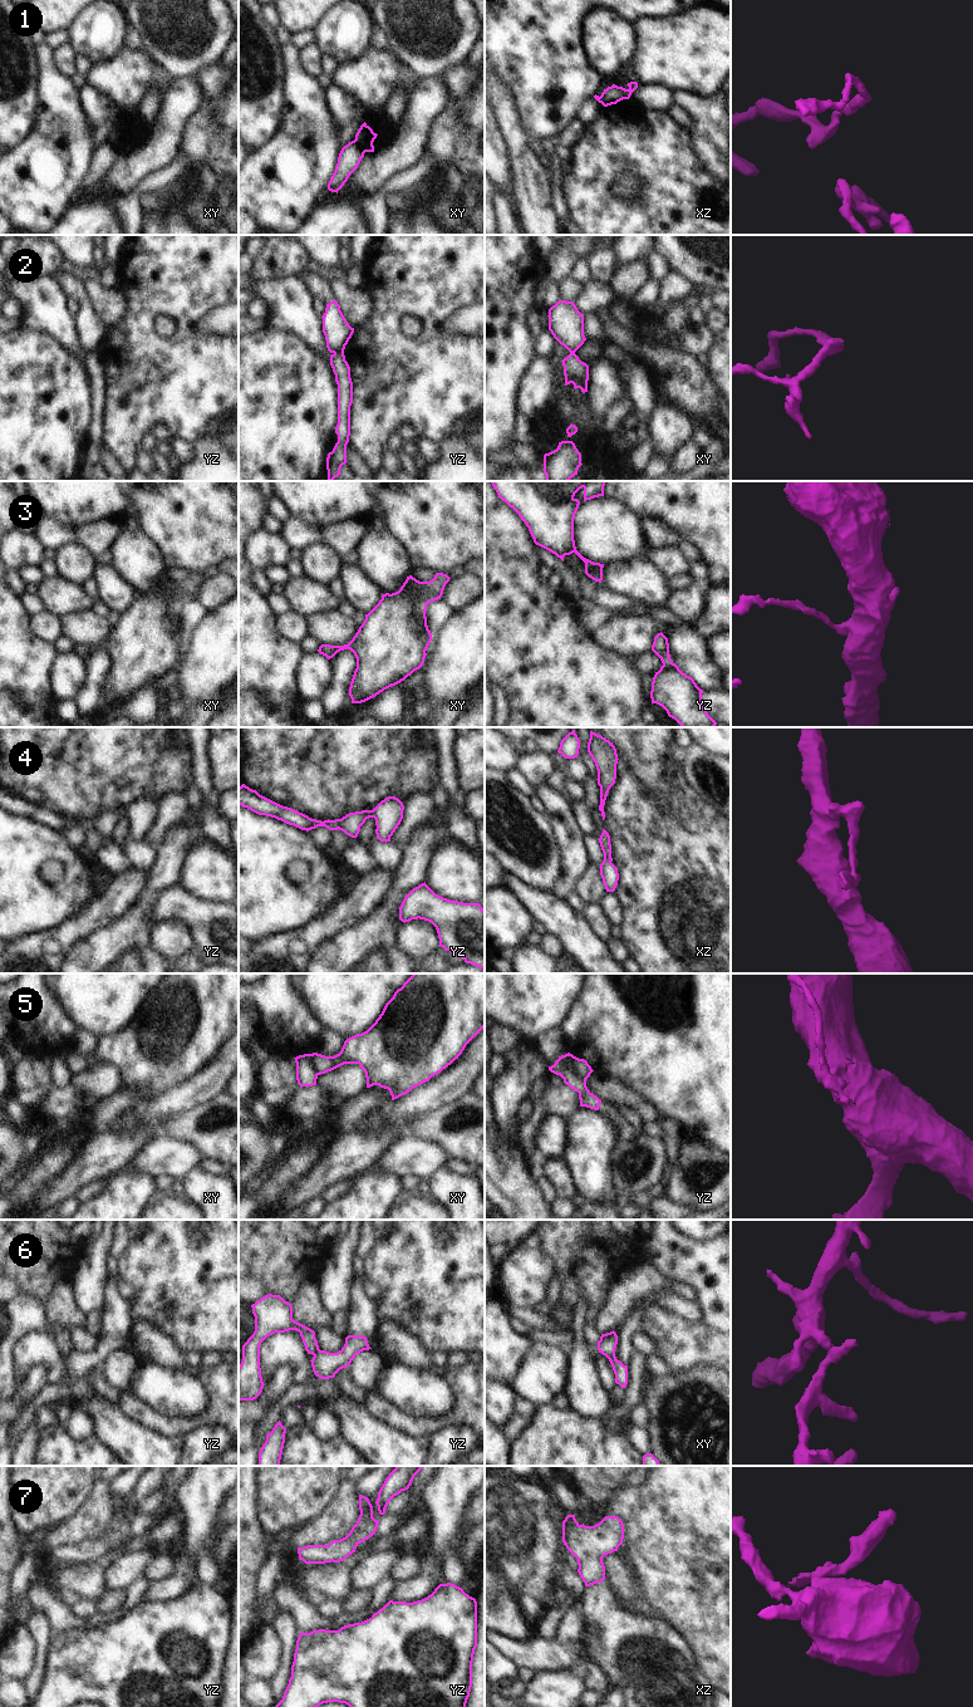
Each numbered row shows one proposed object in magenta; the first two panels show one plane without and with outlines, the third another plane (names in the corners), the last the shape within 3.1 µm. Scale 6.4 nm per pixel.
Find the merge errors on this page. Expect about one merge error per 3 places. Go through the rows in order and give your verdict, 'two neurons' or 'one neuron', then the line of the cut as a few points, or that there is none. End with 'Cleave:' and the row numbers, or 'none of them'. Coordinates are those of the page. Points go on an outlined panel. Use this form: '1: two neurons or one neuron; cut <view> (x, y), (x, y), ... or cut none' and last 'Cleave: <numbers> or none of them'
1: two neurons; cut xy (354, 140), (364, 152)
2: two neurons; cut yz (343, 351), (334, 353)
3: one neuron; cut none
4: one neuron; cut none
5: two neurons; cut yz (565, 1054), (564, 1065), (585, 1080)
6: two neurons; cut yz (319, 1349), (314, 1355)
7: one neuron; cut none
Cleave: 1, 2, 5, 6

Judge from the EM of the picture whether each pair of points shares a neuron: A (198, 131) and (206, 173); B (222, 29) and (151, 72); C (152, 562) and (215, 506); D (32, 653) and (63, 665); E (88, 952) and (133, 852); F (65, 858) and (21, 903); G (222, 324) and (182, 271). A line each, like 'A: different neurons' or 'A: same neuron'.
A: same neuron
B: different neurons
C: different neurons
D: different neurons
E: different neurons
F: same neuron
G: different neurons

